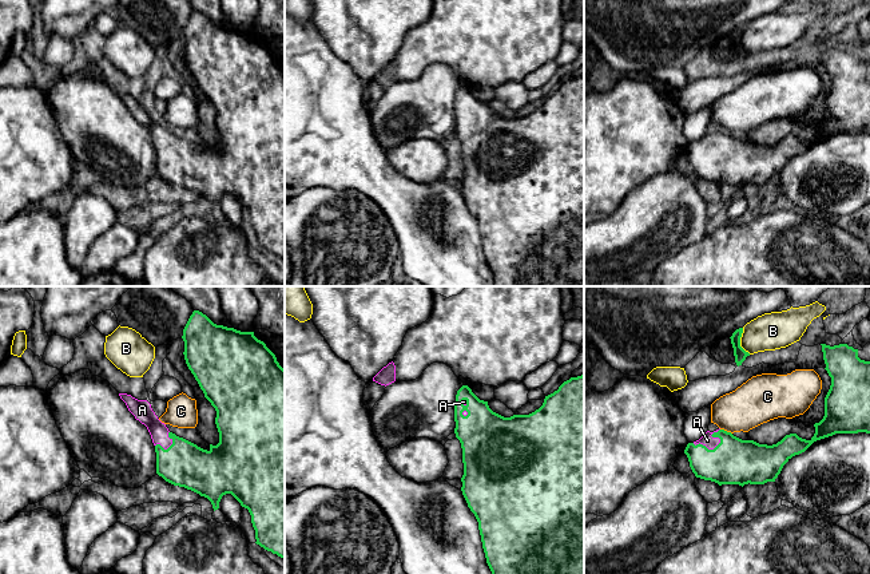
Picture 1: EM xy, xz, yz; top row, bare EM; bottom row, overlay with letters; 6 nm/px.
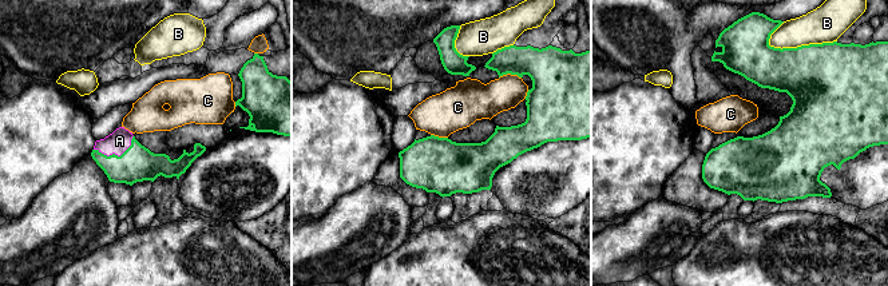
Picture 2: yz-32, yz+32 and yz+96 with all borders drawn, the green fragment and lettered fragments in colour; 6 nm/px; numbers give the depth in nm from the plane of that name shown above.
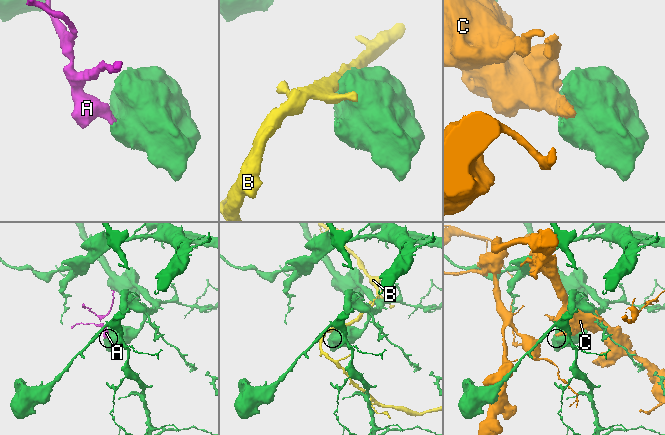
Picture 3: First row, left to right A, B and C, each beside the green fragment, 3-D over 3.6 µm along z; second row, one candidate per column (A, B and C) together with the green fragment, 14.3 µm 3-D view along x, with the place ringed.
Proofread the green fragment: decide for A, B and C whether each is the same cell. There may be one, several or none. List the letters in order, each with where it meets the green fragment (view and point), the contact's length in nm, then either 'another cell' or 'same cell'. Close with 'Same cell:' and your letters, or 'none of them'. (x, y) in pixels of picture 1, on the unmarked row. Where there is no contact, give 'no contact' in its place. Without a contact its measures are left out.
A: meets green in yz at (716, 146); contact 190 nm long; same cell
B: meets green in yz at (739, 42); contact 170 nm long; another cell
C: meets green in yz at (726, 131); contact 80 nm long; another cell
Same cell: A

